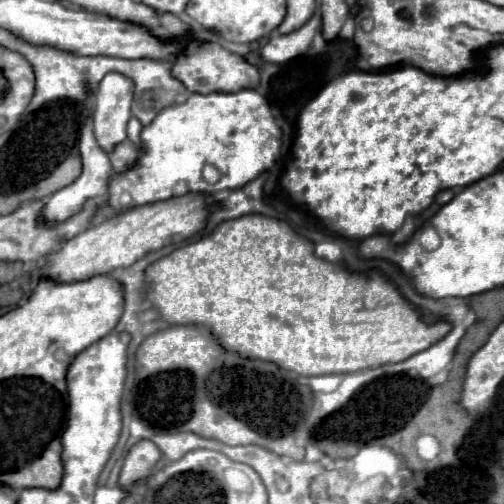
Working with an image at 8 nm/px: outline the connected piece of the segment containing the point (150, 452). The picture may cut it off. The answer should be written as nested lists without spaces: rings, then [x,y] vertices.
[[[150,441],[136,443],[128,451],[128,455],[124,459],[124,467],[120,471],[120,481],[118,483],[124,489],[128,489],[128,487],[132,487],[138,481],[148,479],[148,475],[152,473],[152,469],[160,461],[160,457],[162,455],[160,455],[160,451],[158,451],[158,447],[154,443],[150,443]]]

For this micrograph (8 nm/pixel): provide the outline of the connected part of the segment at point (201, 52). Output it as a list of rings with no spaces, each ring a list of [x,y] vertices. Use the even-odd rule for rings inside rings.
[[[188,39],[188,47],[184,47],[184,51],[176,55],[176,63],[172,63],[172,77],[182,81],[184,87],[192,93],[212,93],[212,91],[234,93],[240,89],[256,89],[260,81],[260,71],[244,57],[224,49],[218,41],[192,43],[192,39]]]

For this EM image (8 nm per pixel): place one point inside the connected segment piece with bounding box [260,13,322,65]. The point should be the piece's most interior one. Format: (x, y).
(283, 48)

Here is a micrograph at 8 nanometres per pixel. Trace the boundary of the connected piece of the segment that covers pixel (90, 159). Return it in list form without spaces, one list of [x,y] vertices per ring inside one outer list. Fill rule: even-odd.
[[[90,121],[82,127],[82,133],[80,133],[80,155],[82,155],[82,163],[84,163],[84,169],[82,169],[82,175],[70,183],[68,187],[56,191],[48,201],[46,201],[46,207],[44,207],[44,219],[48,223],[54,223],[58,219],[66,219],[68,215],[76,213],[82,209],[82,203],[88,199],[88,197],[104,197],[106,195],[106,185],[108,185],[108,179],[112,177],[112,165],[110,165],[110,159],[108,155],[98,147],[94,135],[92,135],[92,127],[90,127]]]

